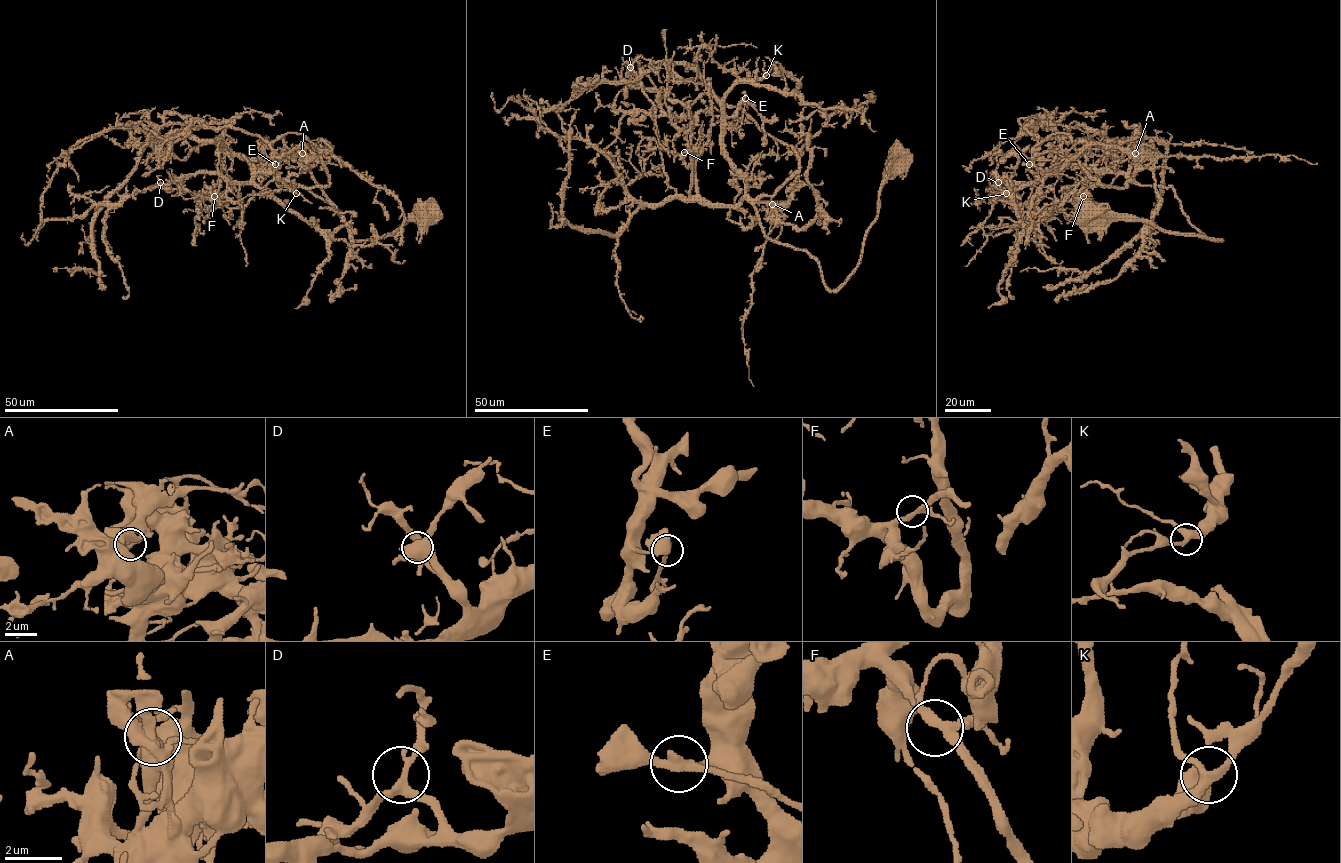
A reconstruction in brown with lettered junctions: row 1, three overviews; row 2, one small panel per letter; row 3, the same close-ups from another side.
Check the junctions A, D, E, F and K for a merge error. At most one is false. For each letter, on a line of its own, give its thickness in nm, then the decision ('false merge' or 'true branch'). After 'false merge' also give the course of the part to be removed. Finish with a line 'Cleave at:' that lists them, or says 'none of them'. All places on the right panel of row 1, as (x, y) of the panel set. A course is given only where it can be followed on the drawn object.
A: 280 nm thick; true branch
D: 240 nm thick; true branch
E: 260 nm thick; false merge; foreign part runs (1029, 164), (1050, 171), (1058, 164)
F: 280 nm thick; true branch
K: 320 nm thick; true branch
Cleave at: E

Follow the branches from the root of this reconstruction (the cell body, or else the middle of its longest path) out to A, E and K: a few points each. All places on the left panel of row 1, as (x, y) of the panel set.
A: (428, 212), (416, 214), (396, 232), (355, 240), (329, 204), (285, 183), (304, 167), (302, 153)
E: (428, 212), (416, 214), (396, 232), (355, 240), (329, 204), (305, 188), (253, 168), (268, 171), (275, 164)
K: (428, 212), (396, 232), (355, 240), (329, 204), (253, 167), (261, 188), (280, 179), (296, 193)

